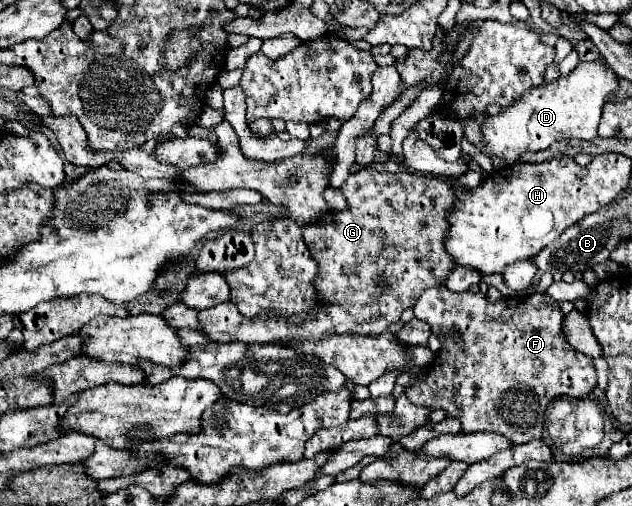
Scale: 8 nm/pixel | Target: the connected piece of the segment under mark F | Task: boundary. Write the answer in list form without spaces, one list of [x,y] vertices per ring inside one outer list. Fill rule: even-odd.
[[[435,286],[435,288],[427,288],[417,304],[413,306],[413,312],[415,312],[415,318],[421,320],[421,322],[427,322],[431,326],[431,332],[435,336],[445,336],[445,342],[439,350],[439,354],[435,354],[435,360],[433,364],[427,368],[425,372],[425,378],[419,380],[417,384],[409,386],[405,390],[405,396],[415,404],[415,406],[425,406],[425,408],[431,408],[431,410],[445,410],[449,418],[459,418],[461,420],[461,432],[497,432],[501,436],[505,436],[511,444],[525,444],[529,440],[541,440],[541,432],[543,432],[543,416],[545,416],[545,410],[549,406],[551,400],[559,398],[559,396],[569,396],[569,398],[585,398],[595,386],[597,386],[597,376],[595,376],[595,368],[593,368],[593,358],[581,354],[581,352],[575,352],[569,342],[565,340],[563,332],[561,332],[561,322],[563,322],[563,312],[559,310],[557,302],[547,296],[547,294],[533,294],[533,296],[527,296],[527,298],[503,298],[499,302],[489,302],[483,294],[479,292],[461,292],[461,294],[455,294],[455,292],[447,292],[443,286]],[[459,332],[461,340],[459,342],[453,342],[451,336]]]

